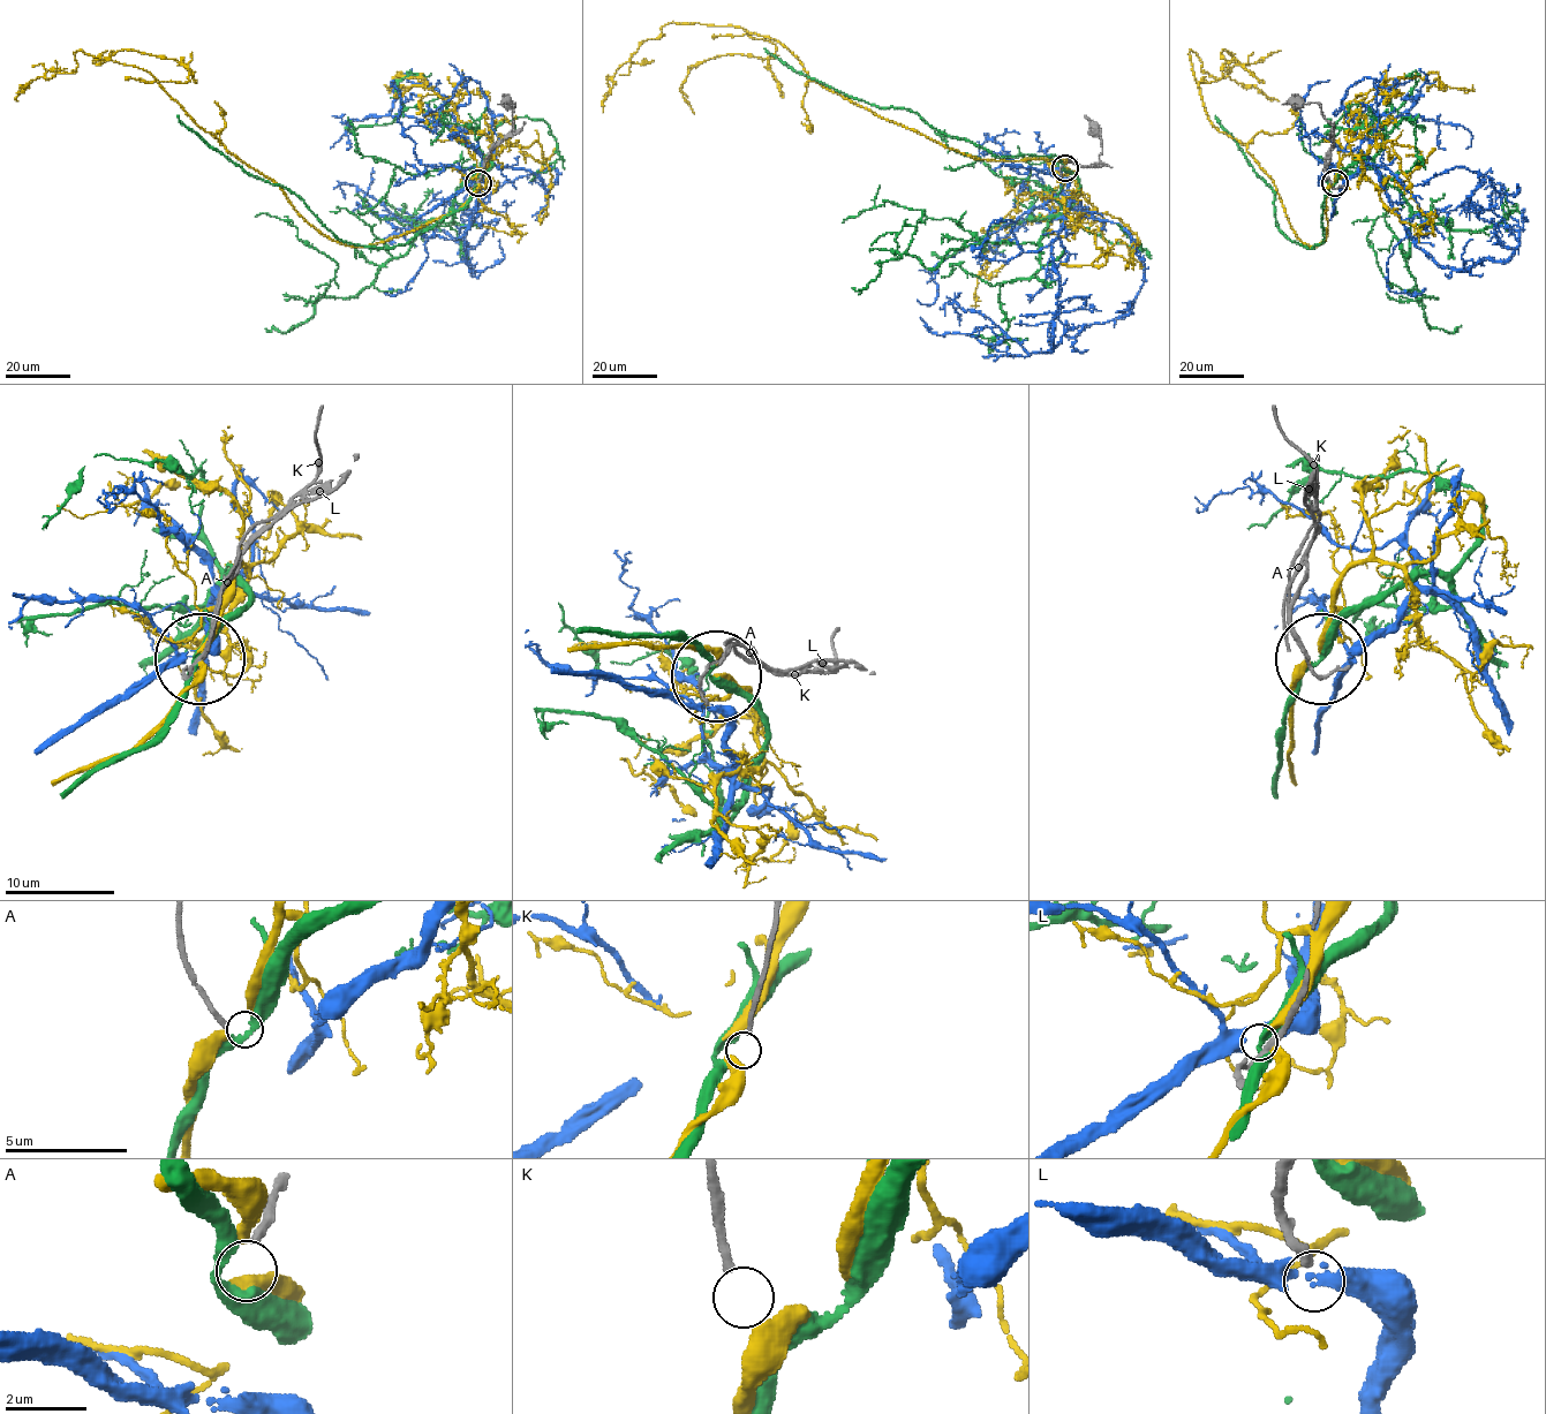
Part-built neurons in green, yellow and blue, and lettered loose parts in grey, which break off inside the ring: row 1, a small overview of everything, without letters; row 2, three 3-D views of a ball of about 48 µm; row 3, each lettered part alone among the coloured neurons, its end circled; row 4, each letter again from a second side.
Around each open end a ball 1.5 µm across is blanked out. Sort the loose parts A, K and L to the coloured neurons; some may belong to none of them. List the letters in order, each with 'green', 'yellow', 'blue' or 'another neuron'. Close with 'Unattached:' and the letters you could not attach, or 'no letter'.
A: green
K: yellow
L: blue
Unattached: no letter

